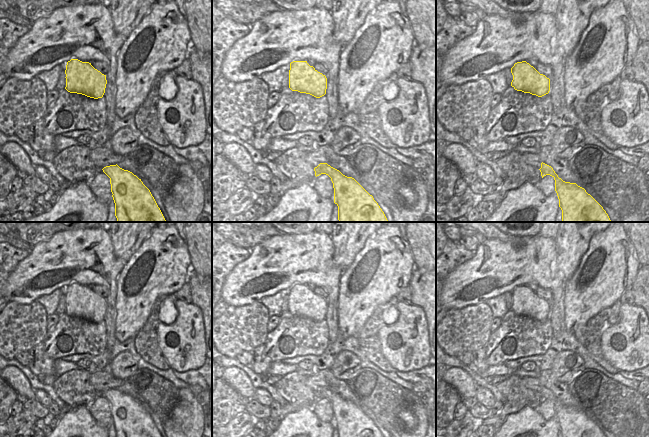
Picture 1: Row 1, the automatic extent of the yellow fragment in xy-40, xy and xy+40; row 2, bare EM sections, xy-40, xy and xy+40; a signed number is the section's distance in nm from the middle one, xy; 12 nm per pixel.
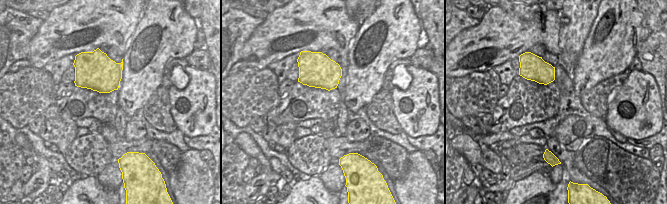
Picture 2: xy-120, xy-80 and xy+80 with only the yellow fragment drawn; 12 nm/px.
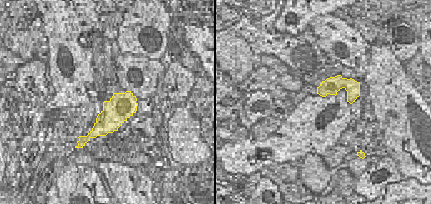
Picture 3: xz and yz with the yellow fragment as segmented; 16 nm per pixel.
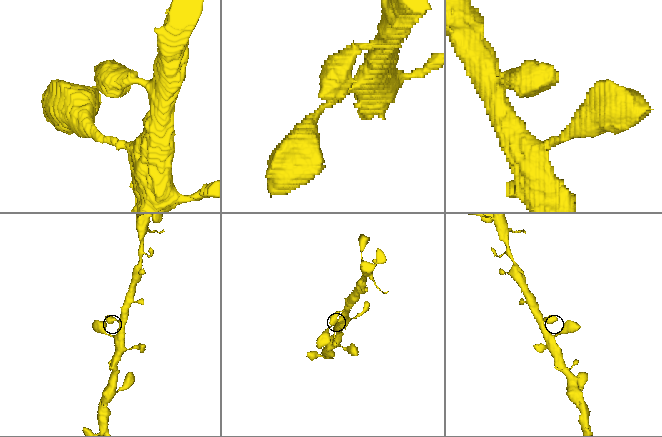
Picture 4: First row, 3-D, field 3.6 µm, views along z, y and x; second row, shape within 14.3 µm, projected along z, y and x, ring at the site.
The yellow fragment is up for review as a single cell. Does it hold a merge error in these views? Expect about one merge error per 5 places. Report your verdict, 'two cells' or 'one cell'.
one cell

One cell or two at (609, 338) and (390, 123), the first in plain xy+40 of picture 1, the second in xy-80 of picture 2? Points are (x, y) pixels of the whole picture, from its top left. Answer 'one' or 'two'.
two

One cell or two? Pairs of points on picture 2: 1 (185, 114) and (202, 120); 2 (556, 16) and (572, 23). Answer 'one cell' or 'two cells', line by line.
1: one cell
2: two cells

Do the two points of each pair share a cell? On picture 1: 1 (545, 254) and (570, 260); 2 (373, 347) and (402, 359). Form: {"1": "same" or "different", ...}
{"1": "different", "2": "different"}

